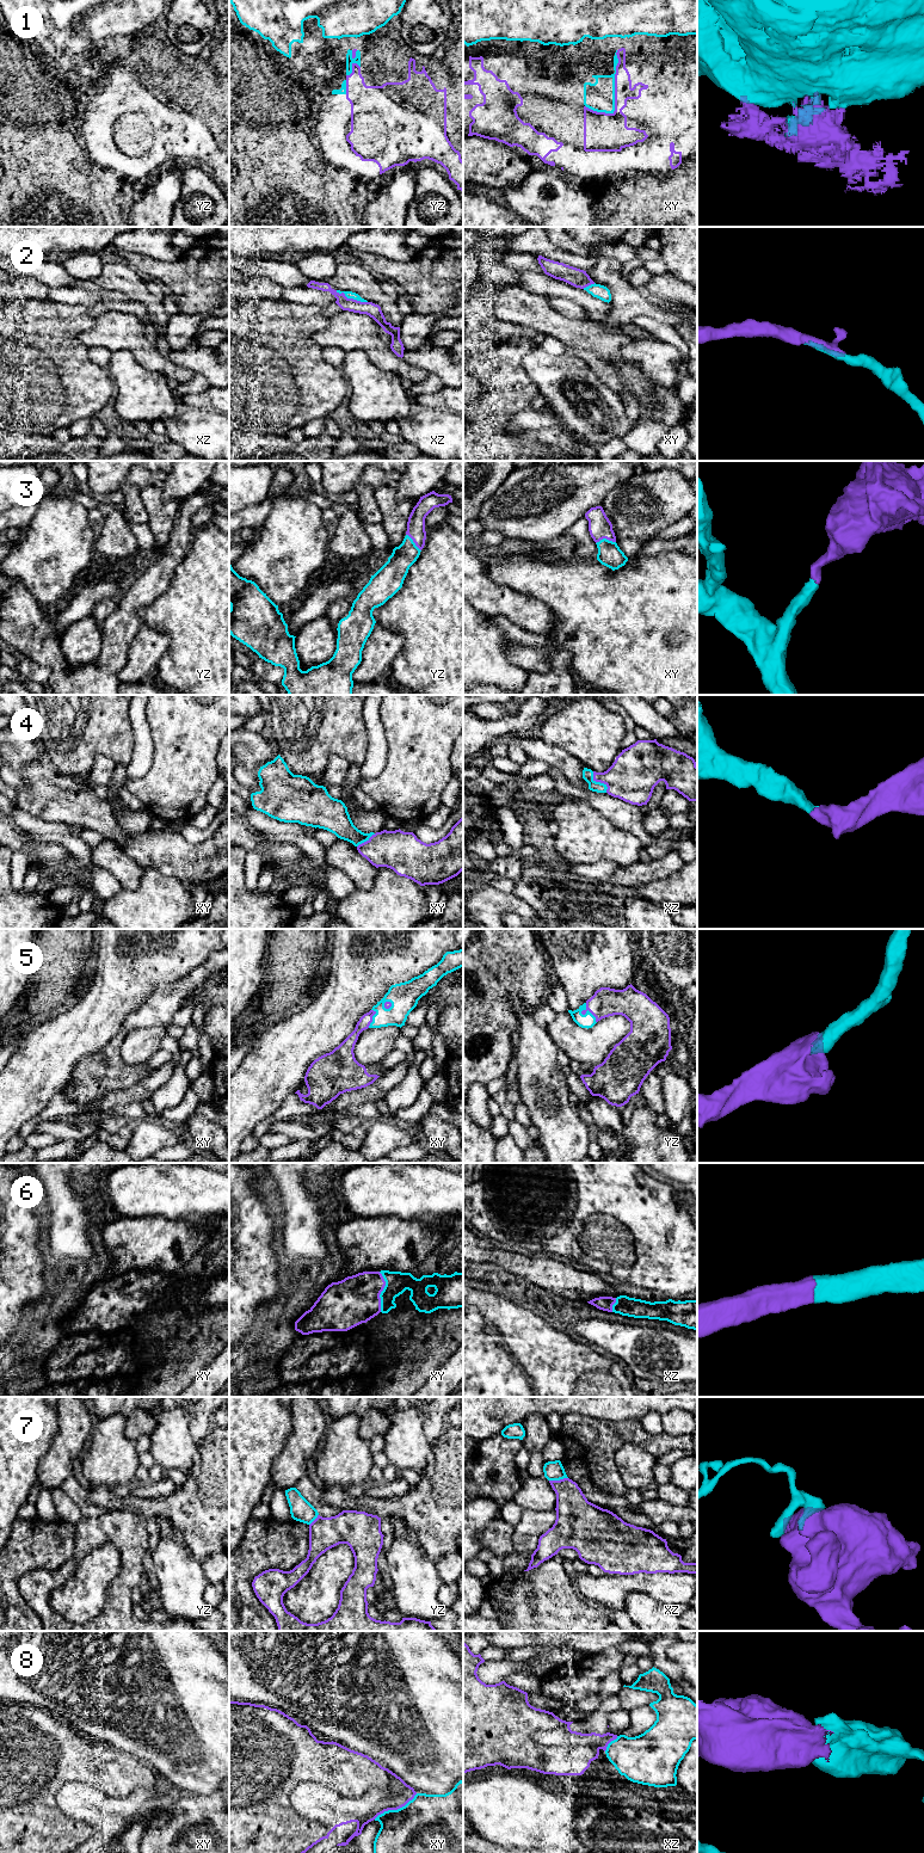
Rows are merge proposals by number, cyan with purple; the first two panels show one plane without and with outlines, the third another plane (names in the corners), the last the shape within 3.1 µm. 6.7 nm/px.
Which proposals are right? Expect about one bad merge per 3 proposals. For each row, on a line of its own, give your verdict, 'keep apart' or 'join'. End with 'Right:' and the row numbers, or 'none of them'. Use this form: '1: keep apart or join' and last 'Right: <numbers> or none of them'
1: keep apart
2: join
3: join
4: join
5: join
6: join
7: keep apart
8: keep apart
Right: 2, 3, 4, 5, 6

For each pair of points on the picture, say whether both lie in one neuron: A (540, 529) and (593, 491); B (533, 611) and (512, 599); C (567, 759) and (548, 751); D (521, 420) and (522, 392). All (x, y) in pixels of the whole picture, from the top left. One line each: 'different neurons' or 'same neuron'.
A: same neuron
B: same neuron
C: same neuron
D: different neurons

